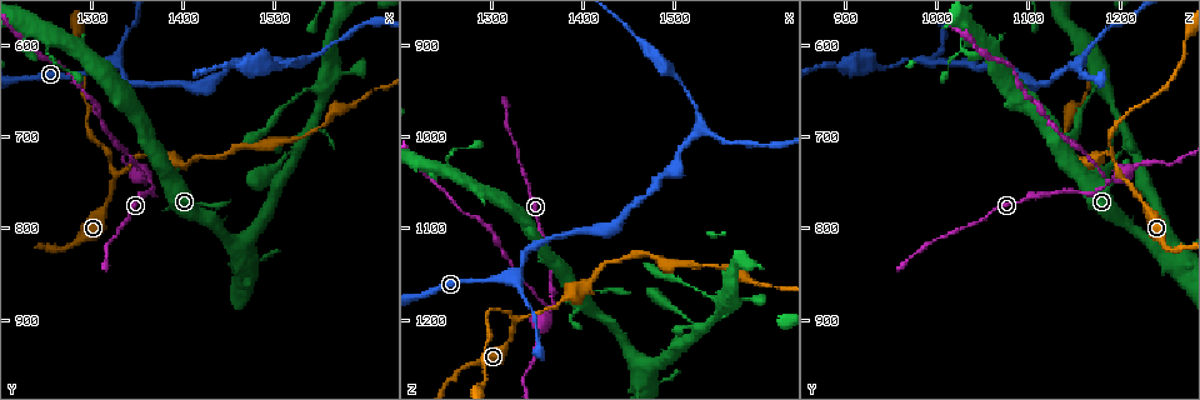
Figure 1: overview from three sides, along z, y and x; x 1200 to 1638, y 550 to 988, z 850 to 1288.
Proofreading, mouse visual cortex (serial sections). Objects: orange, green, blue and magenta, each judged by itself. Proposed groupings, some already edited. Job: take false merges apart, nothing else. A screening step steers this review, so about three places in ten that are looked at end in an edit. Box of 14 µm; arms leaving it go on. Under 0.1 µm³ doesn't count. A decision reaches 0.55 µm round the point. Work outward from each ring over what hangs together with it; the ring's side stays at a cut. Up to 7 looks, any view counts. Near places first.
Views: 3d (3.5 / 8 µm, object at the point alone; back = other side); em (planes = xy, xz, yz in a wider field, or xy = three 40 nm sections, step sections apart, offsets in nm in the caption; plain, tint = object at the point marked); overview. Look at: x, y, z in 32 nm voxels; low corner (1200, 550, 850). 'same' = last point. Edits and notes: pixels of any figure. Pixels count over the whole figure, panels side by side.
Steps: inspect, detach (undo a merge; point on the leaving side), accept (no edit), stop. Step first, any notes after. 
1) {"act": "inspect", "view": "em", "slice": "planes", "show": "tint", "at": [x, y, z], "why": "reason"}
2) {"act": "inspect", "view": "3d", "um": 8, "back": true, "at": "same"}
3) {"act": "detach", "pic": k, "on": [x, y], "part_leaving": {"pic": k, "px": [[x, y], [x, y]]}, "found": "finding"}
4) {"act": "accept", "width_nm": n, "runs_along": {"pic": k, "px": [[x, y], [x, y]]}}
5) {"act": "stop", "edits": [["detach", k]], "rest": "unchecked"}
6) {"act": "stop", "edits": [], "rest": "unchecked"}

{"act": "inspect", "view": "3d", "um": 8, "at": [1370, 750, 1185], "why": "branch point"}

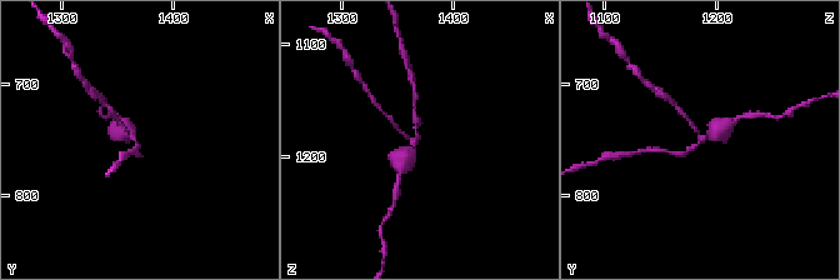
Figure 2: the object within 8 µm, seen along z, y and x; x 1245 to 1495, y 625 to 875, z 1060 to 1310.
{"act": "inspect", "view": "em", "slice": "xy", "step": 3, "show": "tint", "at": [1366, 754, 1184], "arms": 3, "arm_widths_nm": [150, 150, 500], "why": "need the tissue"}

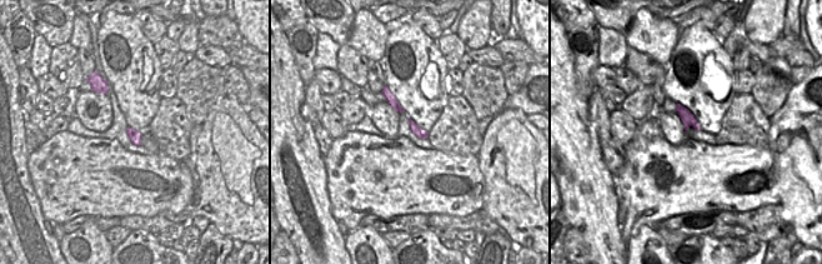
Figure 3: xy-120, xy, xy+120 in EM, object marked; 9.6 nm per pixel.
{"act": "detach", "pic": 2, "on": [691, 124], "part_leaving": {"pic": 2, "px": [[700, 136], [673, 101]]}, "found": "a second cell is stuck on"}

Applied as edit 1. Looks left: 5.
{"act": "inspect", "view": "3d", "um": 3.5, "at": [1555, 650, 1185], "why": "three arms meet"}

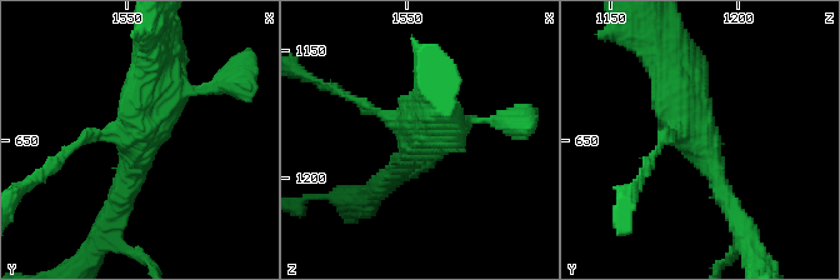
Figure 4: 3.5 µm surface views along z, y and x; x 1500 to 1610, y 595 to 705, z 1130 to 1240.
{"act": "inspect", "view": "em", "slice": "xy", "step": 2, "show": "tint", "at": [1555, 649, 1185], "arms": 3, "arm_widths_nm": [150, 250, 500], "why": "need the tissue"}

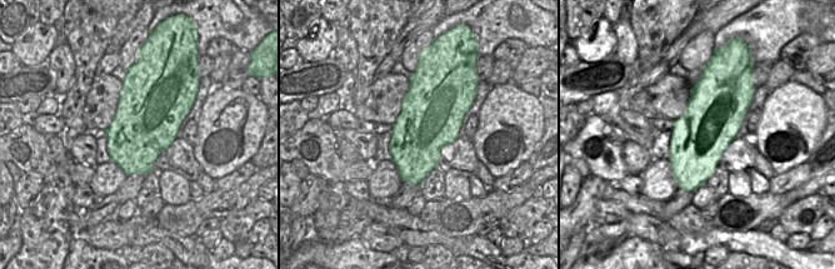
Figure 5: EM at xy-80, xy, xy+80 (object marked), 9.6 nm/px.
{"act": "accept", "runs_along": {"pic": 4, "px": [[730, 204], [691, 124], [675, 58]]}, "found": "all the same cell"}

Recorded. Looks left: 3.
{"act": "inspect", "view": "em", "slice": "xy", "step": 1, "show": "tint", "at": [1310, 625, 1155], "why": "a fork"}

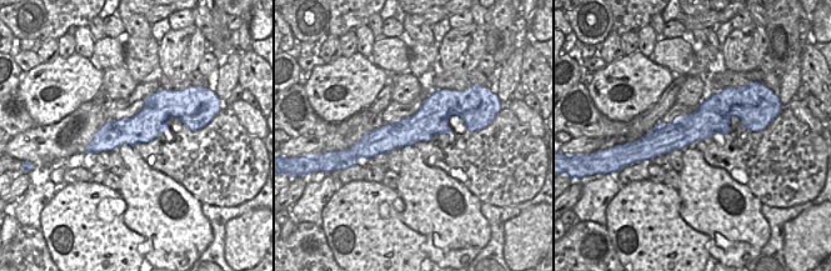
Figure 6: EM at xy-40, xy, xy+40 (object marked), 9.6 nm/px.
{"act": "inspect", "view": "3d", "um": 3.5, "at": "same"}

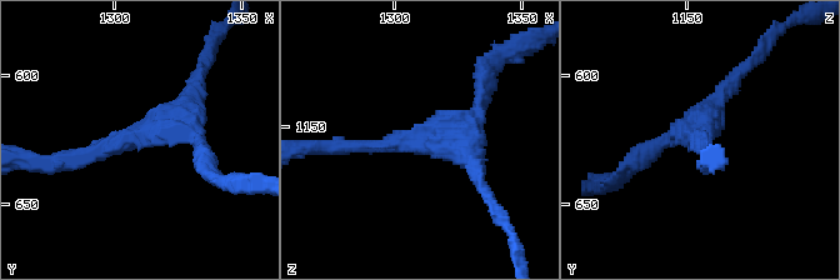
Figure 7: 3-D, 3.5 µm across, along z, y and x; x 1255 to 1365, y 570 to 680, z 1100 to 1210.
{"act": "accept", "arm_widths_nm": [150, 250, 300], "runs_along": {"pic": 6, "px": [[746, 123], [716, 111], [640, 142]]}, "found": "one cell here"}

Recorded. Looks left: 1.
{"act": "stop", "edits": [["detach", 2]], "rest": "unchecked"}

